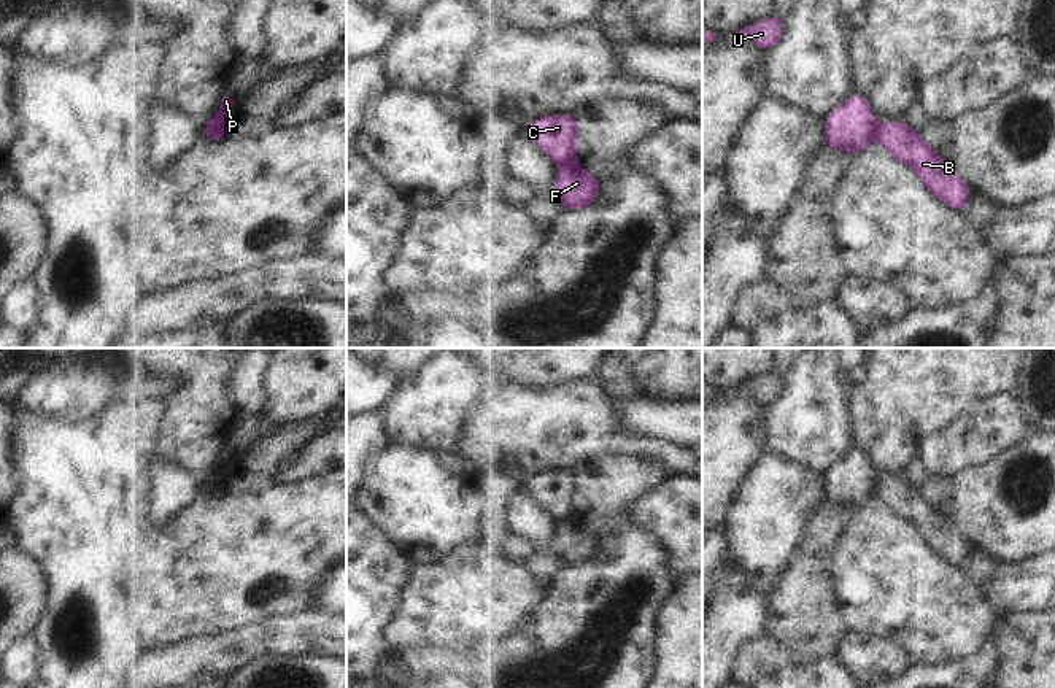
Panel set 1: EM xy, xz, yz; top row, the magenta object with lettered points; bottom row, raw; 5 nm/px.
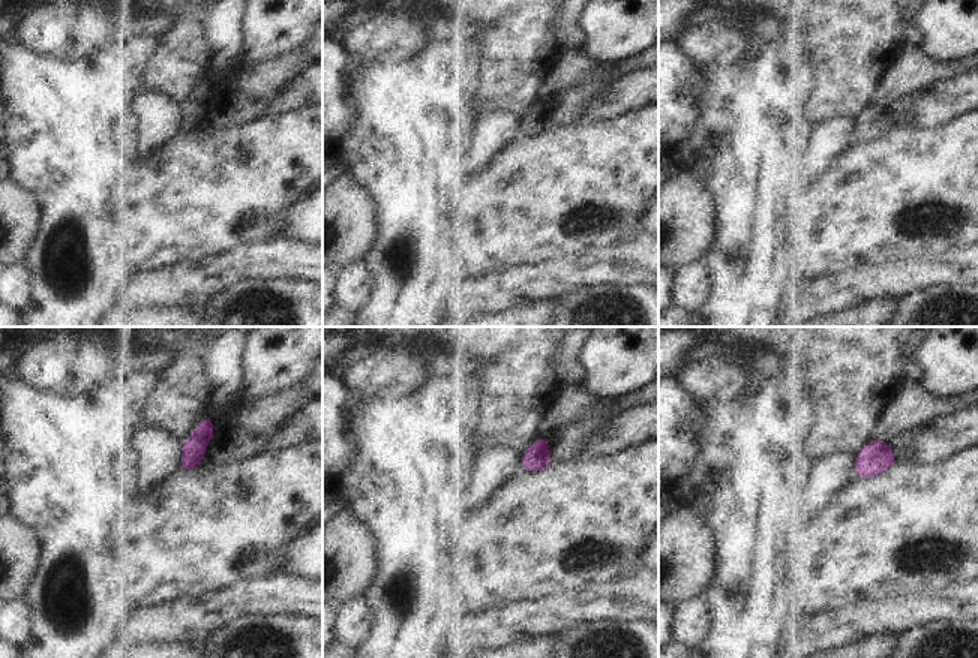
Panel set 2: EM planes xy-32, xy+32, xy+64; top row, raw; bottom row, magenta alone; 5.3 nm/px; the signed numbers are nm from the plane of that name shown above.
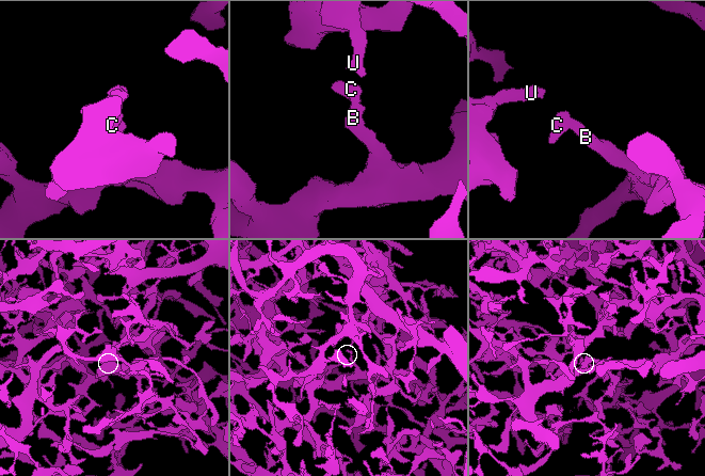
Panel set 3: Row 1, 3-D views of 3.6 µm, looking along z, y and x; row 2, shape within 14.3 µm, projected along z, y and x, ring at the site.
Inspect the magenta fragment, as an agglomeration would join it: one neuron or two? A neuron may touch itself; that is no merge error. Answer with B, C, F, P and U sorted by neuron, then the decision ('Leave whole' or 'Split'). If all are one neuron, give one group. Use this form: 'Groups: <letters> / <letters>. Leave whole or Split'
Groups: B F U / C P. Split.

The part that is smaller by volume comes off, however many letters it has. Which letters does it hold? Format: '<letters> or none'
C, P.

